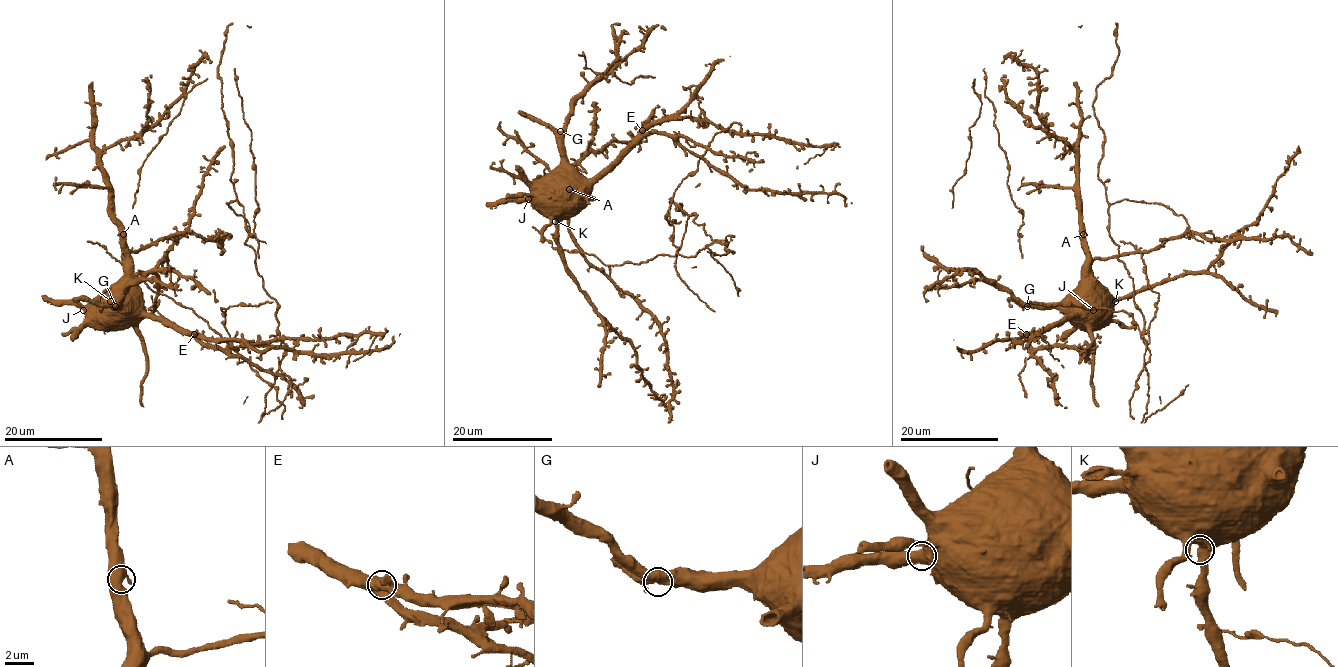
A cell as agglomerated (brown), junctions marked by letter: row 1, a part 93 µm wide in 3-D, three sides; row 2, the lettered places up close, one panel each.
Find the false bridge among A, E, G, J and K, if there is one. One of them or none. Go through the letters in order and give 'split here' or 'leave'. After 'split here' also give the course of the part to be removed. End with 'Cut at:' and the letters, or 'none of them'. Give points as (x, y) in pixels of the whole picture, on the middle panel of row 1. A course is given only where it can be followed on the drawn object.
A: leave
E: leave
G: leave
J: leave
K: leave
Cut at: none of them

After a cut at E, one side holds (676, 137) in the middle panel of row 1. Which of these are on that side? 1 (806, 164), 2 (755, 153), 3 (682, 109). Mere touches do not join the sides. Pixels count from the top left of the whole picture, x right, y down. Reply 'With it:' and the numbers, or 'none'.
With it: 2

